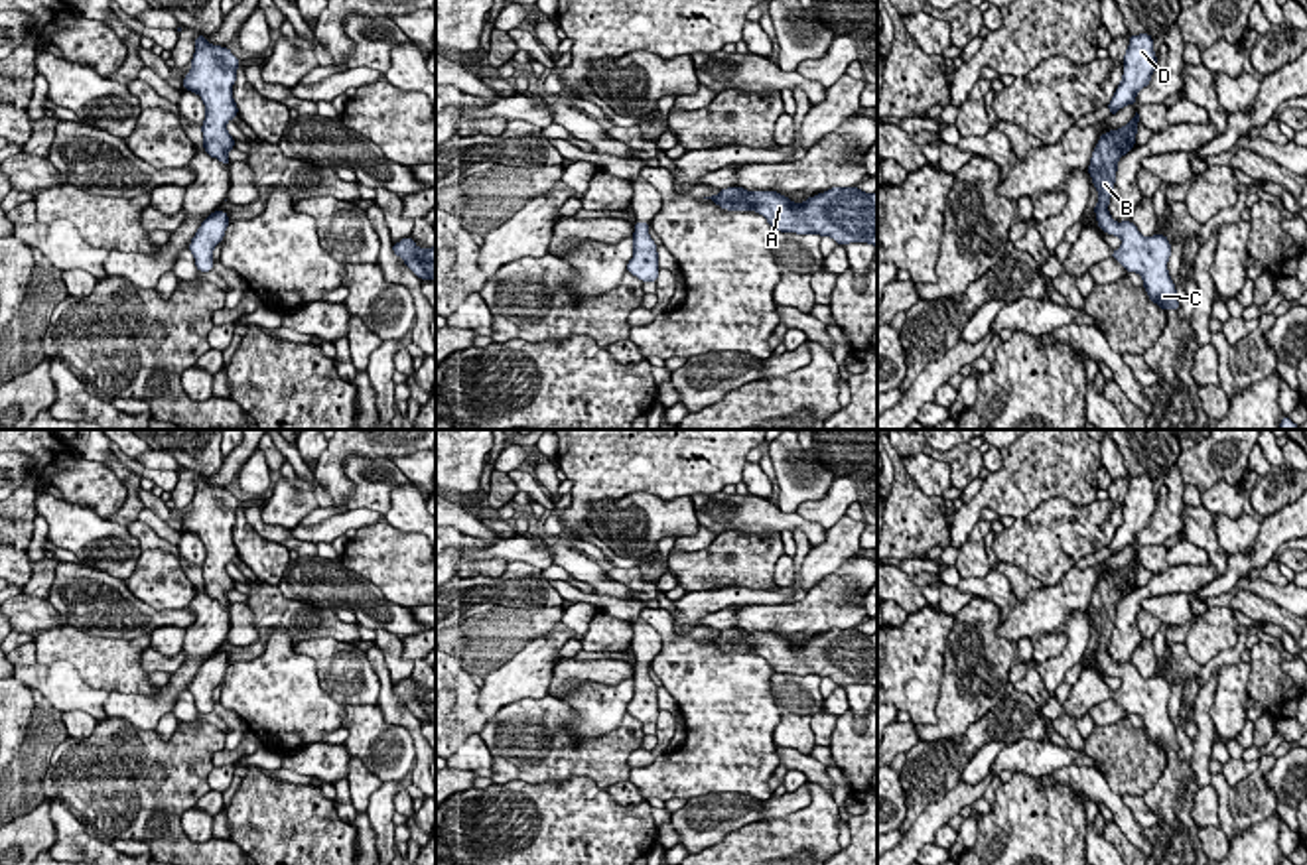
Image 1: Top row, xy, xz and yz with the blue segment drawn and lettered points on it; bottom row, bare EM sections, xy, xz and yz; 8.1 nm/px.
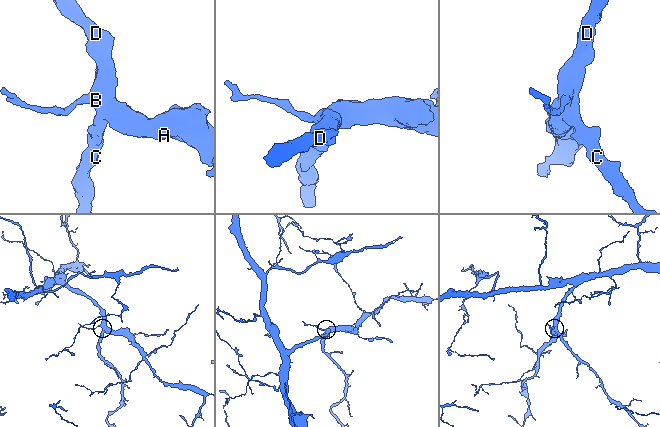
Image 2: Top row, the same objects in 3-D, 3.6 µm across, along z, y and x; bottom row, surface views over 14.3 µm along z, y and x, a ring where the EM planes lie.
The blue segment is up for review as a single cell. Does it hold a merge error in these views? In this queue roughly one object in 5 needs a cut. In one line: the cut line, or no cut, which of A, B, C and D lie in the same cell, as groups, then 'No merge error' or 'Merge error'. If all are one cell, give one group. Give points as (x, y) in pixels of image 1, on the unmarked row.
No split. Groups: A B C D. No merge error

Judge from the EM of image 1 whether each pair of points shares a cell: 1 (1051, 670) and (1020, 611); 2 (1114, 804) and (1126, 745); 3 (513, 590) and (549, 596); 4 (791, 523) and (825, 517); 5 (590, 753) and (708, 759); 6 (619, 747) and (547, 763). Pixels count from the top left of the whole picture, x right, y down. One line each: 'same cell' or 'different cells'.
1: different cells
2: different cells
3: same cell
4: different cells
5: different cells
6: same cell

